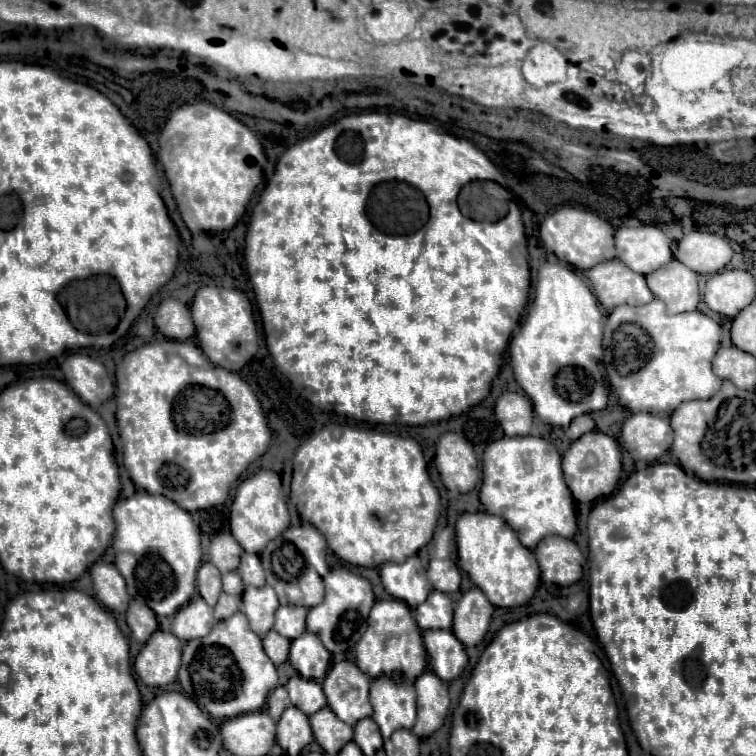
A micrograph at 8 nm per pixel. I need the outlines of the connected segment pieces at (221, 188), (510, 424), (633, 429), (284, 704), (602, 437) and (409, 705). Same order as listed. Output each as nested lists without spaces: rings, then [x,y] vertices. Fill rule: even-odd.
[[[196,101],[176,109],[160,133],[158,161],[164,167],[180,213],[196,219],[204,231],[232,229],[260,185],[262,171],[261,183],[269,180],[264,173],[267,168],[275,171],[275,162],[269,162],[260,144],[258,136],[244,123],[212,103]]]
[[[506,391],[498,397],[494,411],[498,423],[502,425],[508,437],[530,435],[534,413],[532,413],[532,401],[528,401],[526,395]]]
[[[634,413],[622,425],[622,439],[626,451],[652,463],[672,447],[672,427],[666,417]]]
[[[276,687],[270,695],[268,695],[268,715],[278,721],[280,715],[284,713],[284,709],[288,709],[292,703],[288,699],[288,691],[286,687]]]
[[[592,431],[584,437],[576,439],[570,449],[562,457],[562,471],[564,479],[568,481],[568,487],[578,503],[592,503],[598,497],[610,495],[620,479],[622,473],[622,455],[616,439],[612,439],[606,433]]]
[[[400,677],[374,679],[370,701],[374,707],[372,719],[380,725],[384,739],[388,739],[396,729],[412,729],[416,723],[416,693],[412,683],[404,685]]]

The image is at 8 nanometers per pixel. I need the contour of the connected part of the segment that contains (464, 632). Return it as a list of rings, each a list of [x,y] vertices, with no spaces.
[[[472,587],[462,595],[462,599],[454,609],[452,631],[466,647],[474,647],[482,643],[482,639],[486,637],[492,611],[494,607],[486,599],[486,595],[478,587]]]

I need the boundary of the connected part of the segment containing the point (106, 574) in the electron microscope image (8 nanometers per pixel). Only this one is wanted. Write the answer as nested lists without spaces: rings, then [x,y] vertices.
[[[96,561],[90,567],[90,577],[94,583],[96,599],[114,613],[126,613],[130,595],[126,591],[126,581],[112,563]]]

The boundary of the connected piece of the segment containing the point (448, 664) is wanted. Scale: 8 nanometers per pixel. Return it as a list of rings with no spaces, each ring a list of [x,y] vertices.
[[[424,631],[424,645],[428,651],[430,669],[442,681],[452,681],[462,675],[468,655],[452,631]]]

